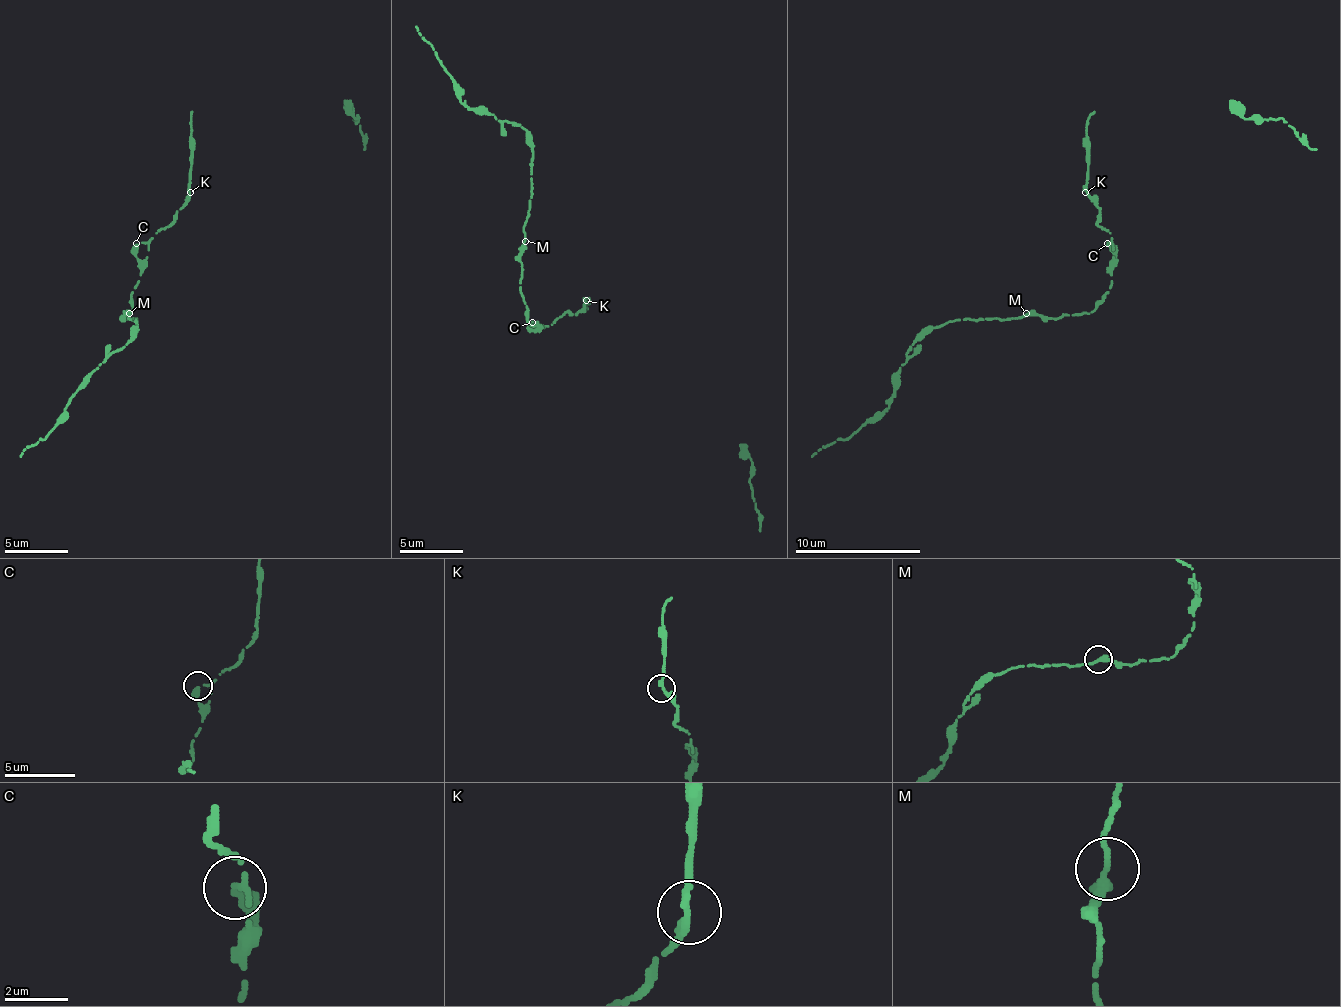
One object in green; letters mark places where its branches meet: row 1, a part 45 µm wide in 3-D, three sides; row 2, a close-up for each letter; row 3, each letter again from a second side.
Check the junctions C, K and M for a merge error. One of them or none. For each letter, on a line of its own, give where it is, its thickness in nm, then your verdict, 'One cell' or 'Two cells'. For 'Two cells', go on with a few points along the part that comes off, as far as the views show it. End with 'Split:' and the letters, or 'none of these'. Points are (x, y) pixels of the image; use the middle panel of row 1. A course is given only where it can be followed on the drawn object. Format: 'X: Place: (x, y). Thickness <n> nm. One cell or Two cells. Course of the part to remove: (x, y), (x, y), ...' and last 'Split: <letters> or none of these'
C: Place: (532, 322). Thickness 240 nm. One cell
K: Place: (586, 300). Thickness 280 nm. One cell
M: Place: (525, 241). Thickness 280 nm. One cell
Split: none of these

